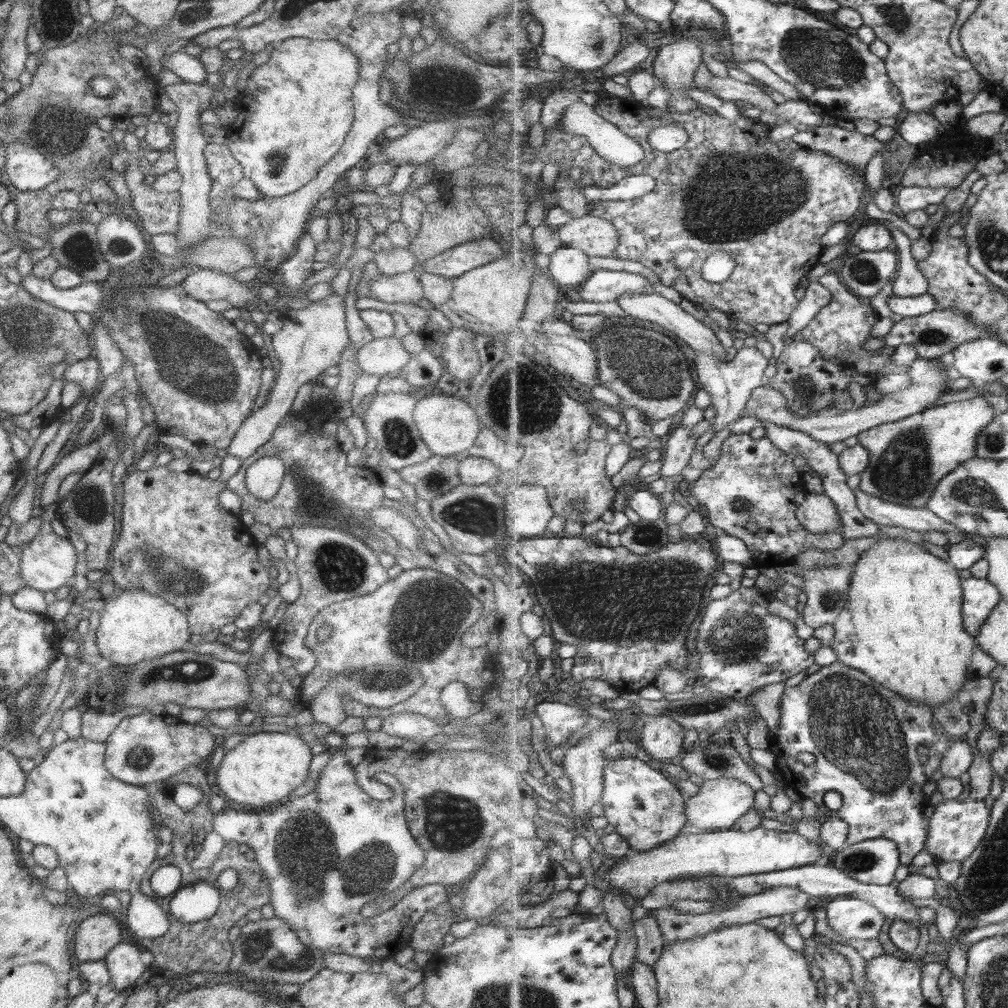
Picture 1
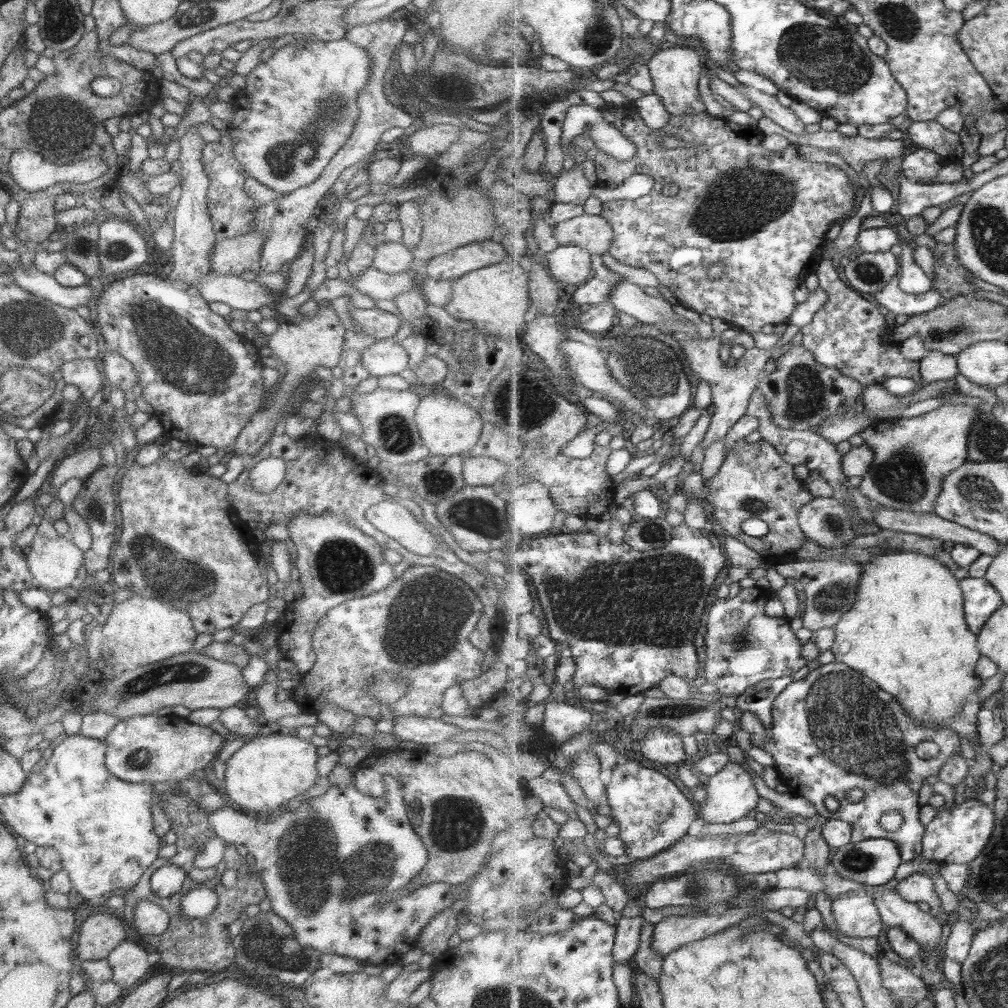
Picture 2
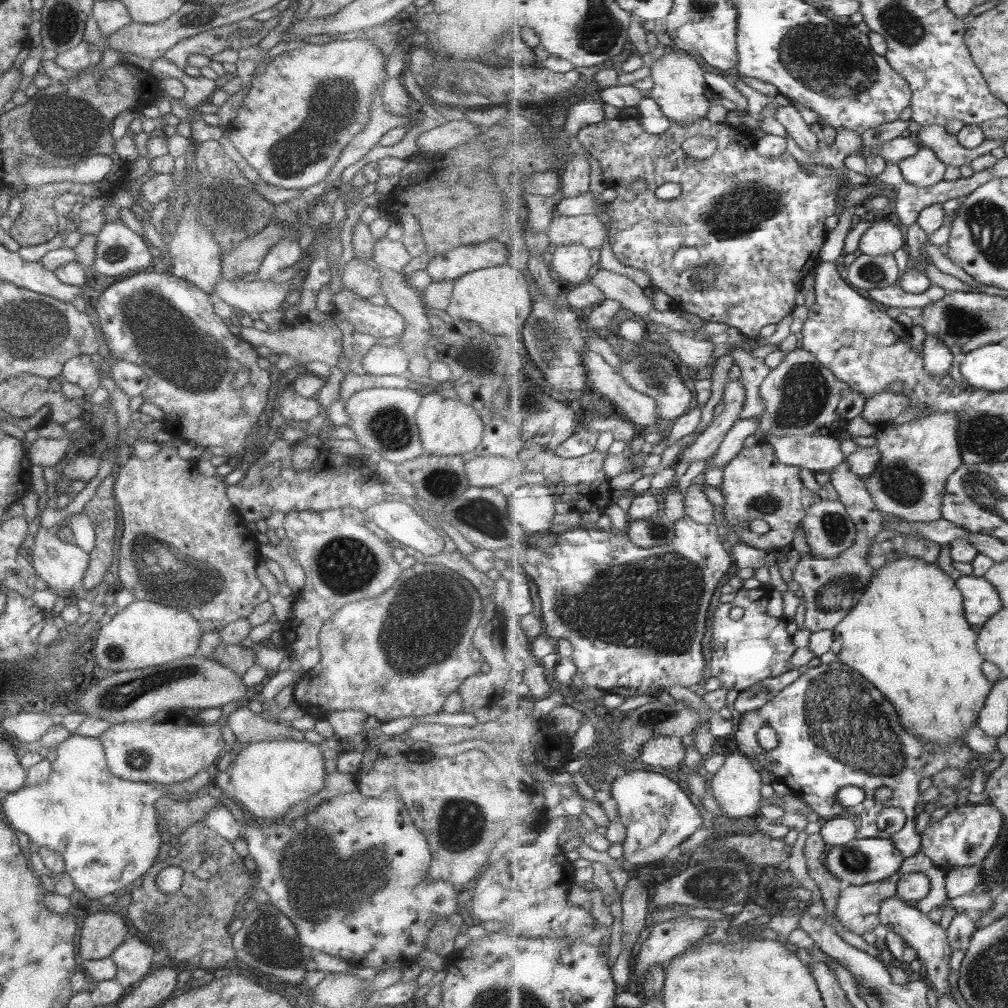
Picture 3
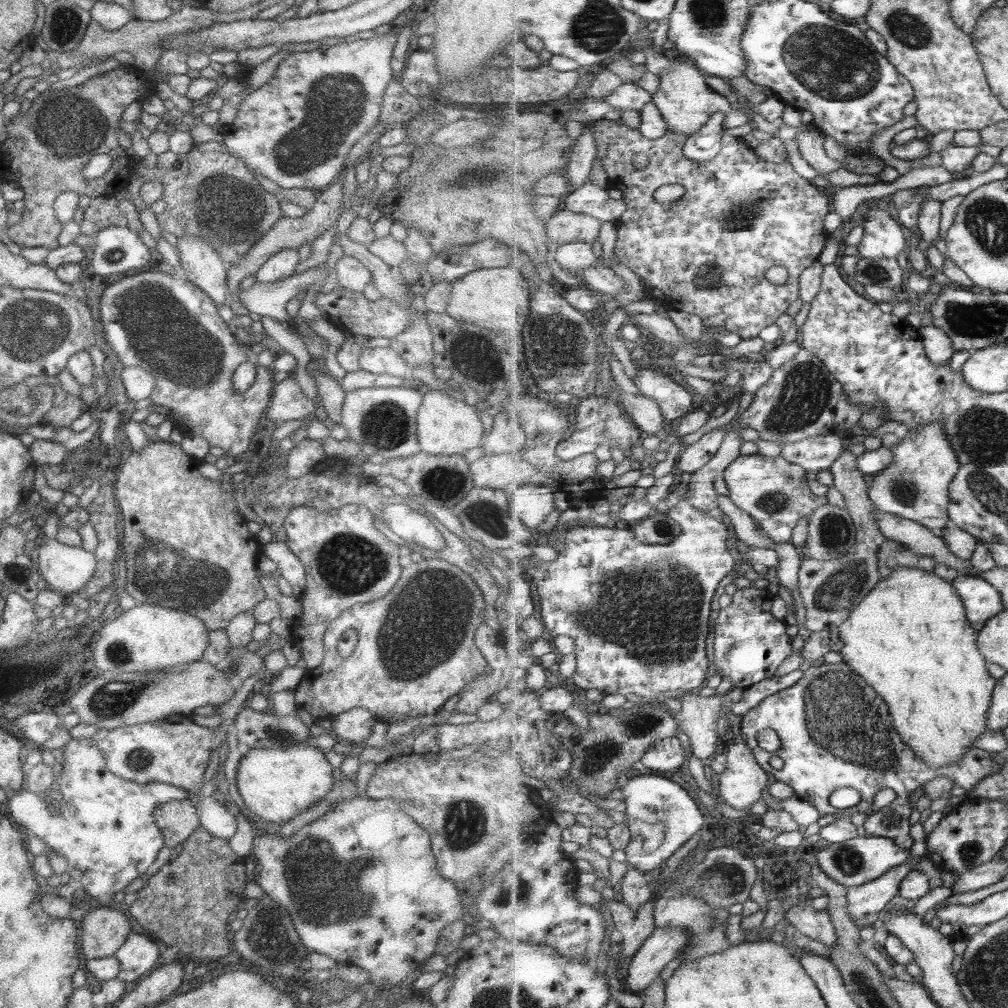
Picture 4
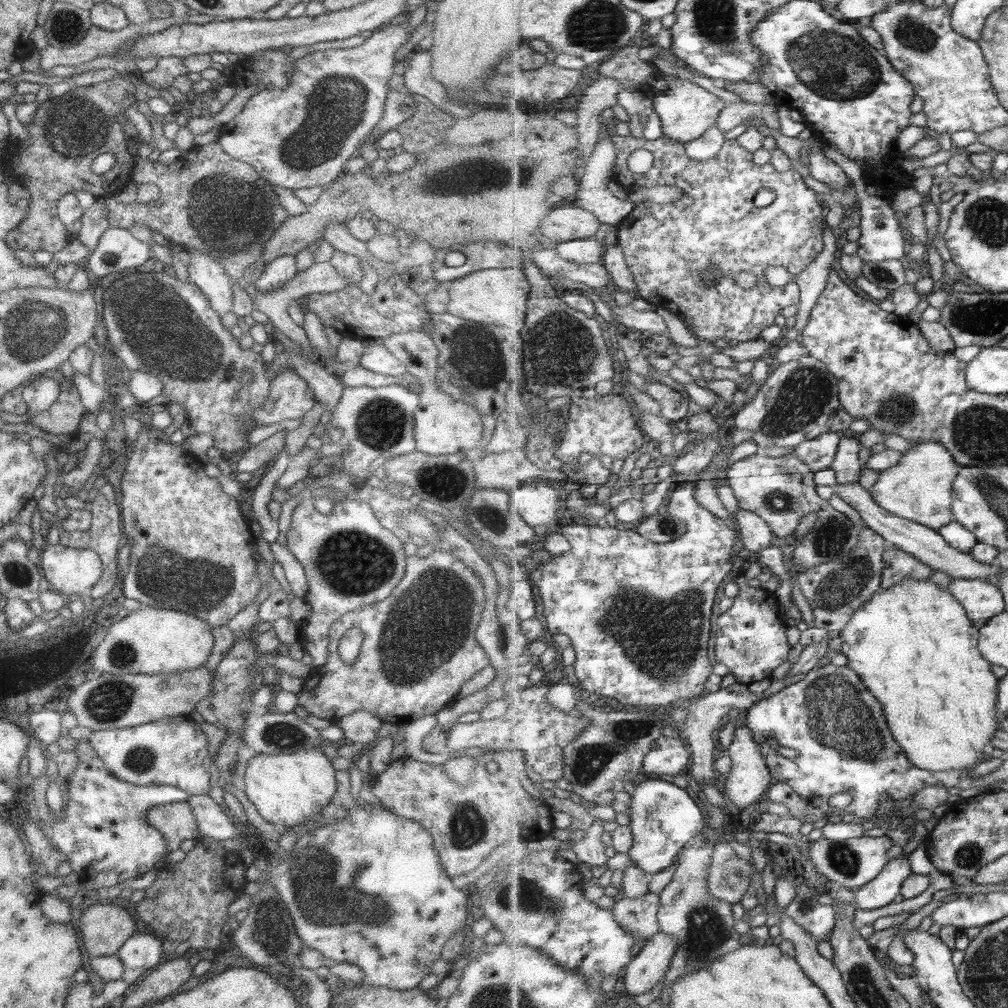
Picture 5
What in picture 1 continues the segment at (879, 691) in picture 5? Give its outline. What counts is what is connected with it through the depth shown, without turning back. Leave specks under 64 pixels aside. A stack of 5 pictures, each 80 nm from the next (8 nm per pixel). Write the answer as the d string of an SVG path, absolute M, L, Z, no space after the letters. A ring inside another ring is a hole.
M877 537L876 545L866 550L863 557L855 563L853 567L853 577L851 577L850 600L845 602L845 607L842 613L838 616L838 620L834 622L836 630L835 638L832 642L832 647L838 654L838 660L847 663L847 666L855 667L857 670L862 670L871 678L874 678L879 684L886 686L889 690L904 696L907 700L919 705L927 705L932 710L941 707L943 703L947 703L963 690L965 682L972 678L969 671L969 665L972 661L974 650L977 643L977 638L972 635L965 626L962 606L964 603L964 592L962 582L964 580L959 576L959 570L953 565L937 556L933 556L925 550L925 547L909 542L902 538L881 538Z

